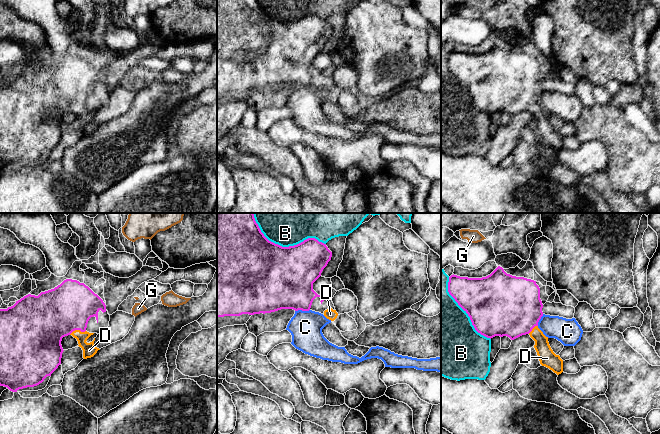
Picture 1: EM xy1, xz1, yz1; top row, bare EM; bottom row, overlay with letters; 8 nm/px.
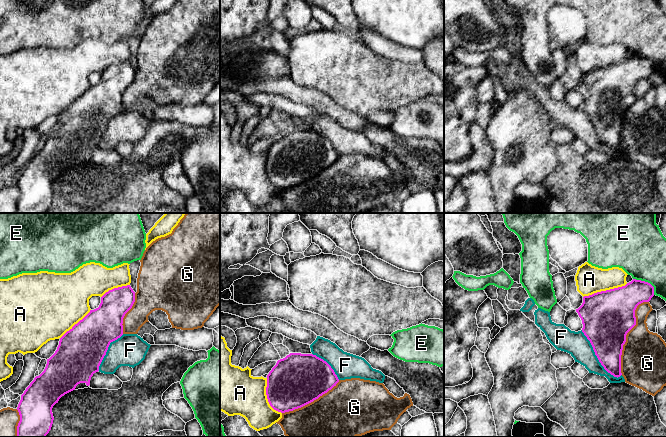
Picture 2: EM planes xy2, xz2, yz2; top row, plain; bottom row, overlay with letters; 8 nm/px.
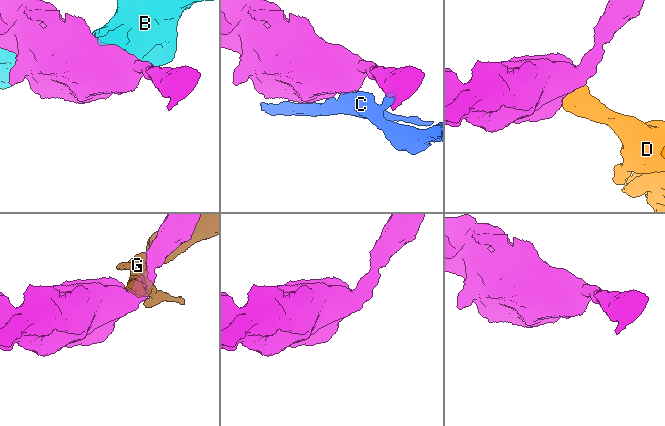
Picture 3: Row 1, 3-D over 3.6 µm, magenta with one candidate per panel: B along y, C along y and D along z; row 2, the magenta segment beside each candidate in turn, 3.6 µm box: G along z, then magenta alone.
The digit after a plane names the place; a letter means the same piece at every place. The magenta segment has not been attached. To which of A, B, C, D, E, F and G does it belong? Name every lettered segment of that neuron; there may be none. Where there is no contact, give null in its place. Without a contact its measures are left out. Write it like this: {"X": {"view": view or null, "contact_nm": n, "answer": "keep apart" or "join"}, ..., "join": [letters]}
{"A": {"view": "yz2", "contact_nm": 380, "answer": "keep apart"}, "B": {"view": "xz1", "contact_nm": 650, "answer": "keep apart"}, "C": {"view": "xz1", "contact_nm": 120, "answer": "keep apart"}, "D": {"view": "xy1", "contact_nm": 140, "answer": "join"}, "E": {"view": "yz2", "contact_nm": 220, "answer": "keep apart"}, "F": {"view": "yz2", "contact_nm": 500, "answer": "keep apart"}, "G": {"view": "yz2", "contact_nm": 650, "answer": "keep apart"}, "join": ["D"]}

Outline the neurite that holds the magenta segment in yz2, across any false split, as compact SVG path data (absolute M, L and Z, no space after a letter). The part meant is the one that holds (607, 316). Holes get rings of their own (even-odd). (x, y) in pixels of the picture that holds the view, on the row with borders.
M633 279L625 286L601 291L589 296L583 297L582 305L576 309L579 317L582 320L582 332L590 341L595 355L604 369L614 377L620 377L621 373L621 355L623 345L626 342L627 333L636 325L635 310L637 306L643 302L649 302L654 296L654 287L645 281Z

